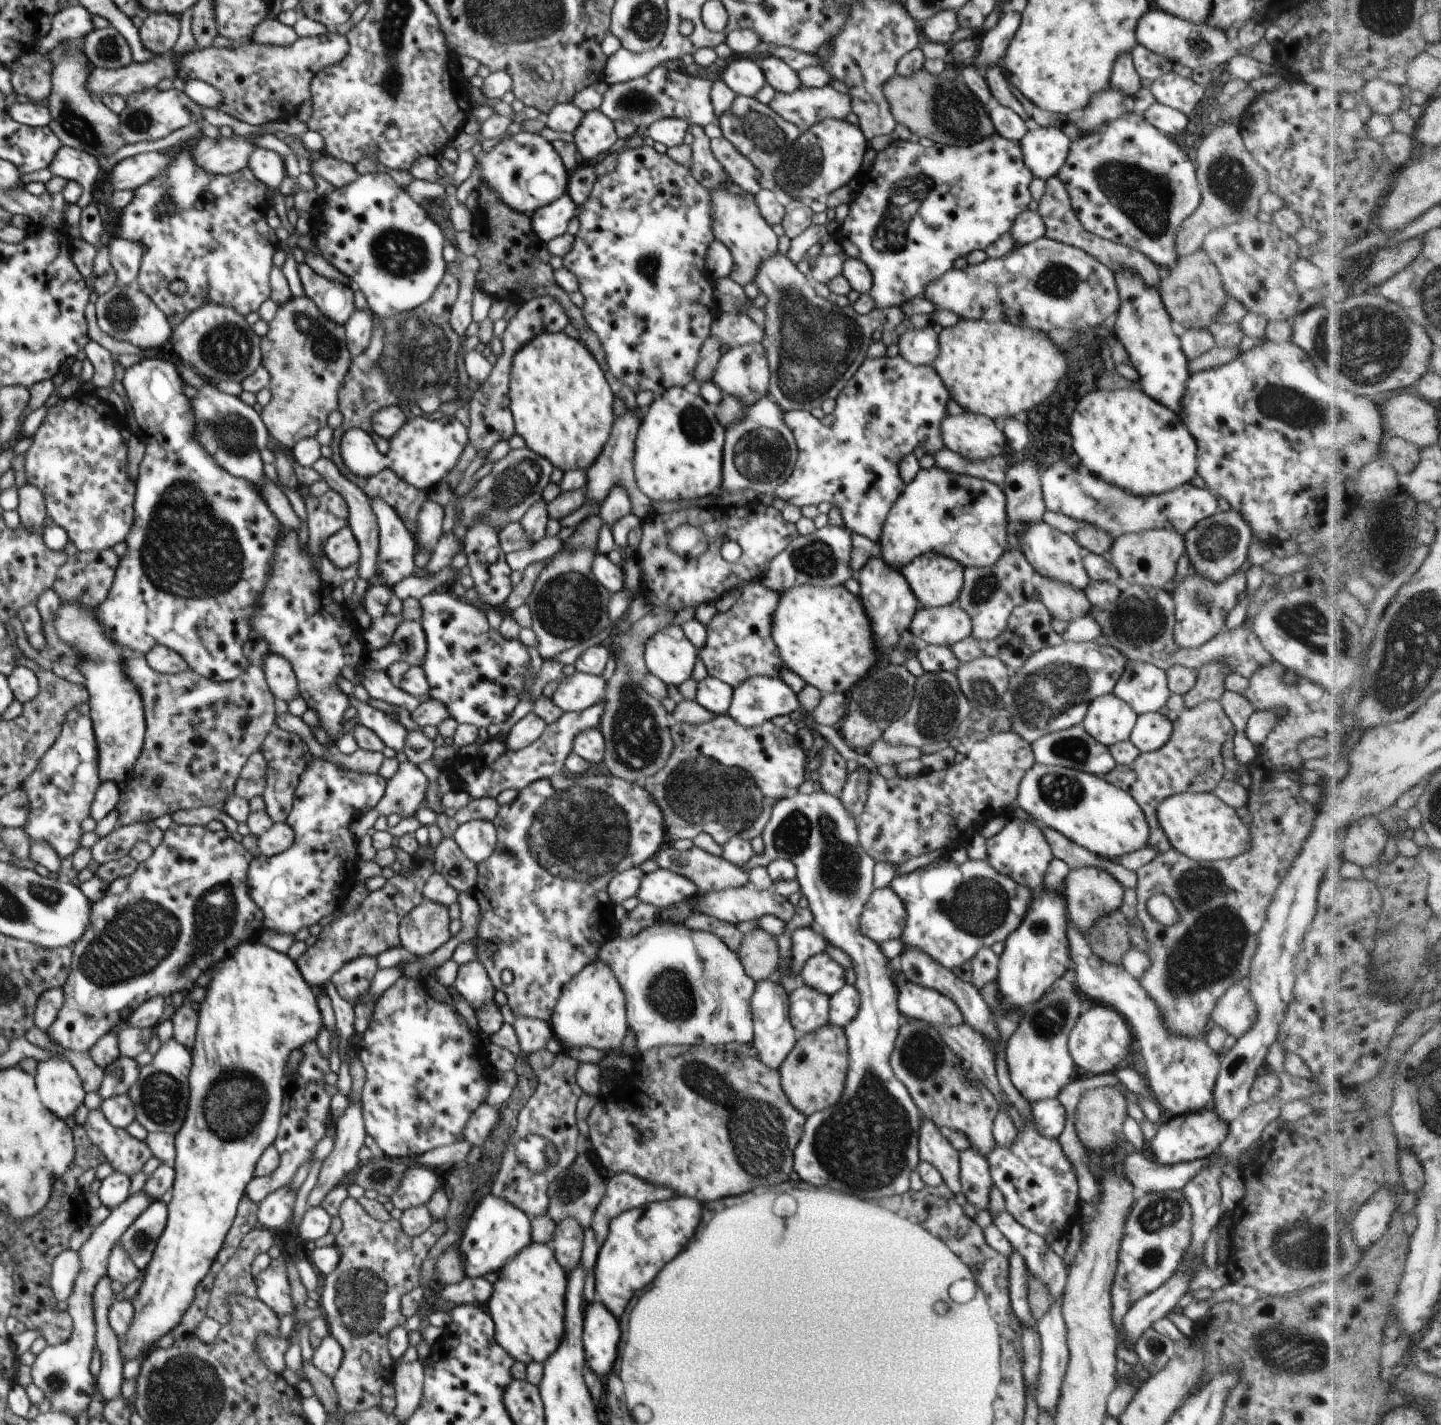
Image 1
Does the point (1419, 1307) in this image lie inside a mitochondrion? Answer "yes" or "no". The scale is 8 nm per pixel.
no

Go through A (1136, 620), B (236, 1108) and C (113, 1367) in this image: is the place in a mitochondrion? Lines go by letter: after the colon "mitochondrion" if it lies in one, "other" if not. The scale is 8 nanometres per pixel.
A: mitochondrion
B: mitochondrion
C: other

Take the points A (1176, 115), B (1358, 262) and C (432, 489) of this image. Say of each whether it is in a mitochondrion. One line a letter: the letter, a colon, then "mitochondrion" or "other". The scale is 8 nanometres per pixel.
A: other
B: other
C: other

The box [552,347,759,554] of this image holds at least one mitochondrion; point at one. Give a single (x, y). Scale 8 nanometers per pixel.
(695, 425)

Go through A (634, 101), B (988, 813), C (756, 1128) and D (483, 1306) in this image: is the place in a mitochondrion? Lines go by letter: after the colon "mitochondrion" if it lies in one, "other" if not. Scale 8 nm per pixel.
A: mitochondrion
B: other
C: mitochondrion
D: other

